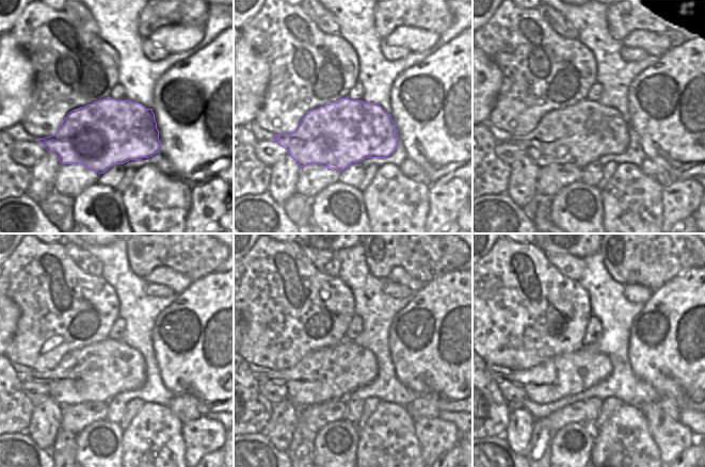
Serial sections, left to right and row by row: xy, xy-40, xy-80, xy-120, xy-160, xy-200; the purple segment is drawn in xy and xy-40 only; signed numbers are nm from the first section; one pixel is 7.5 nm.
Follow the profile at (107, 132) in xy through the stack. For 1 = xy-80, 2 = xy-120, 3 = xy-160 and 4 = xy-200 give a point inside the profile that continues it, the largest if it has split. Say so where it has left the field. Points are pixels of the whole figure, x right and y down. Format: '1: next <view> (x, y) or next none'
1: next xy-80 (578, 134)
2: next xy-120 (99, 372)
3: next xy-160 (331, 373)
4: next xy-200 (566, 374)

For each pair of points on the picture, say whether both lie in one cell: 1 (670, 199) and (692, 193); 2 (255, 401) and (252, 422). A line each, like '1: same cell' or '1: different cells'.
1: same cell
2: same cell

